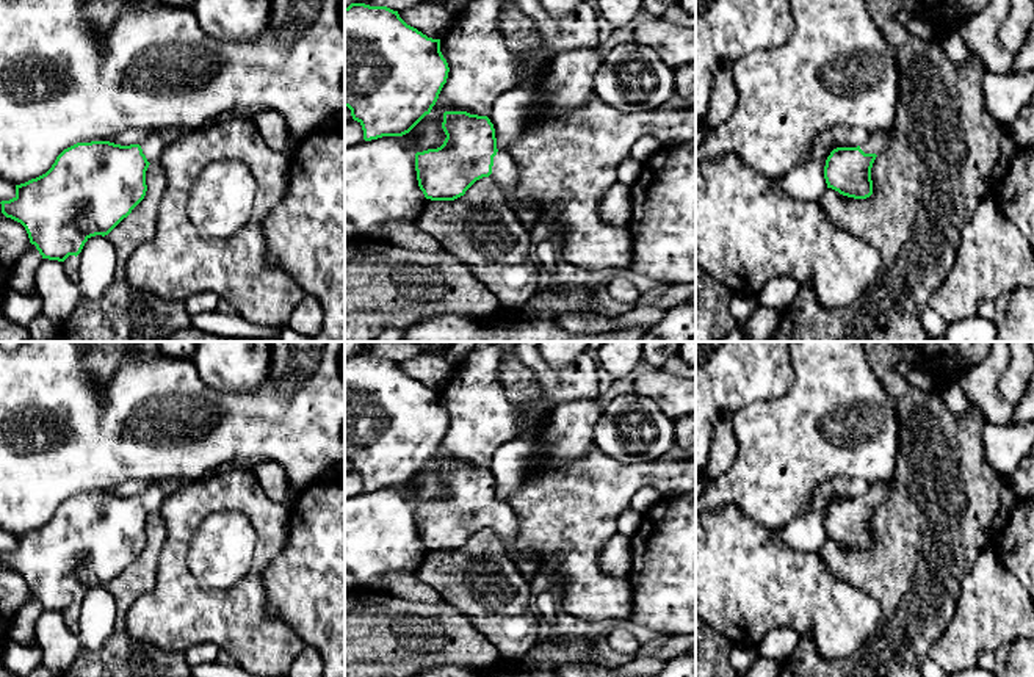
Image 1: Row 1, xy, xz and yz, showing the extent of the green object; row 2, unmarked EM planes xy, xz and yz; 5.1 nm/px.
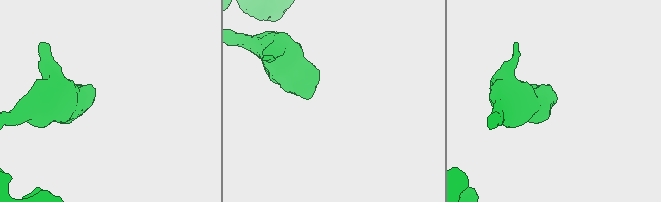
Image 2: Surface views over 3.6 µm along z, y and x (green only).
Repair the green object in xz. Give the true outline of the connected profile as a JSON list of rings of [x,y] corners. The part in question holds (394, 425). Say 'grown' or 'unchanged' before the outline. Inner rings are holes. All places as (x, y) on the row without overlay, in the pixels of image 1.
unchanged; [[[365,354],[345,359],[345,458],[362,476],[365,492],[409,484],[431,464],[448,423],[440,390],[407,376],[398,362]]]

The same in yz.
grown; [[[879,481],[873,483],[862,497],[833,500],[824,517],[827,539],[854,550],[870,548],[873,514],[887,500],[890,489],[890,481]]]

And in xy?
grown; [[[157,481],[141,495],[77,494],[64,500],[45,525],[16,536],[16,547],[0,553],[2,564],[25,578],[42,610],[77,608],[91,588],[108,586],[144,550],[146,522],[157,516],[171,487]]]

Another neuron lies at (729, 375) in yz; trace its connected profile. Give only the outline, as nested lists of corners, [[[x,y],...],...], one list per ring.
[[[696,342],[696,475],[705,475],[716,422],[754,401],[786,395],[794,382],[790,342]]]

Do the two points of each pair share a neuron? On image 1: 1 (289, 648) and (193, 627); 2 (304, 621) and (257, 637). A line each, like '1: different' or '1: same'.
1: same
2: different

